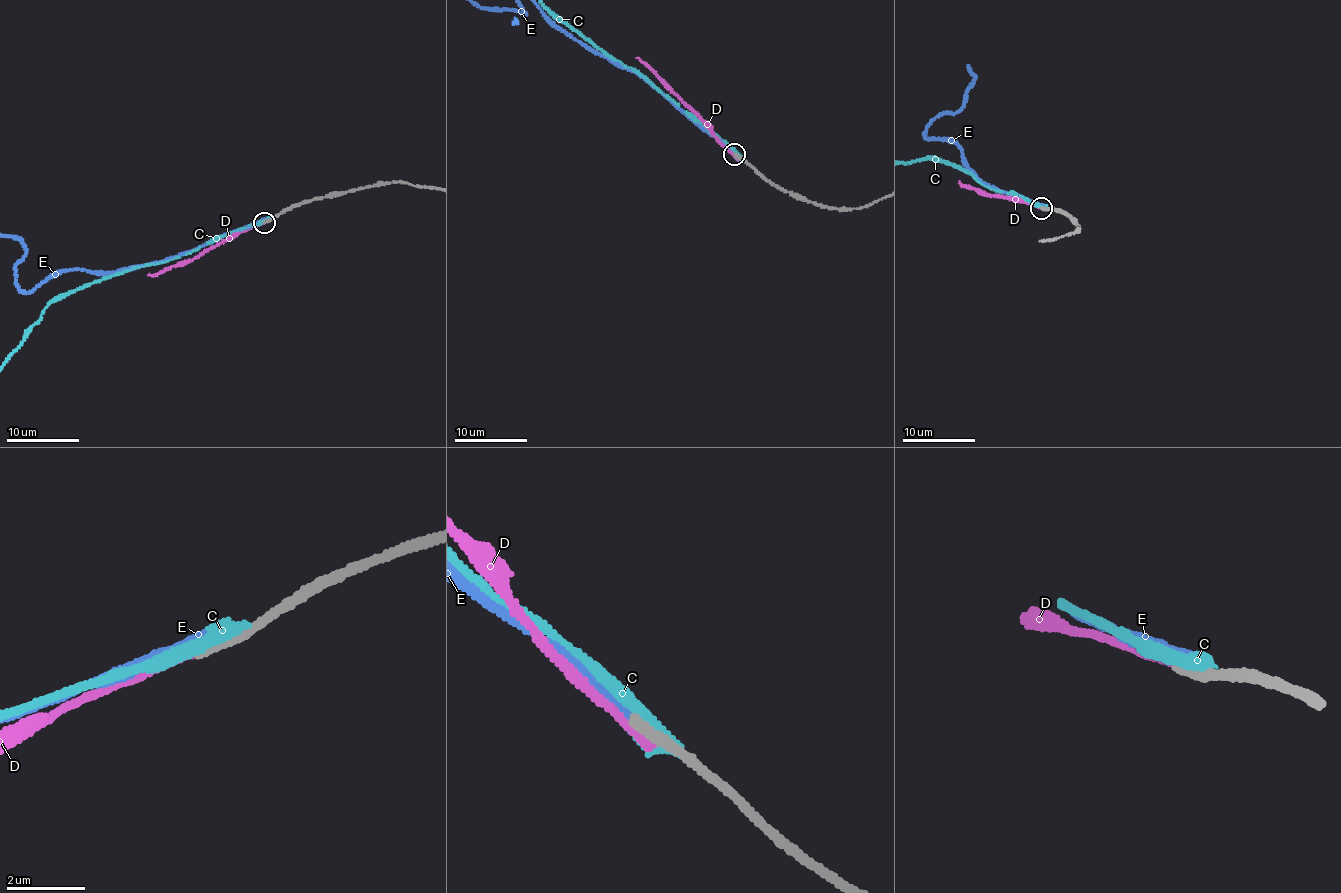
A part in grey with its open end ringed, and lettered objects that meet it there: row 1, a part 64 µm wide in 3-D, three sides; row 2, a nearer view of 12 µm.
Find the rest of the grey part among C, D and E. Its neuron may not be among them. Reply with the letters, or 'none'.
none

